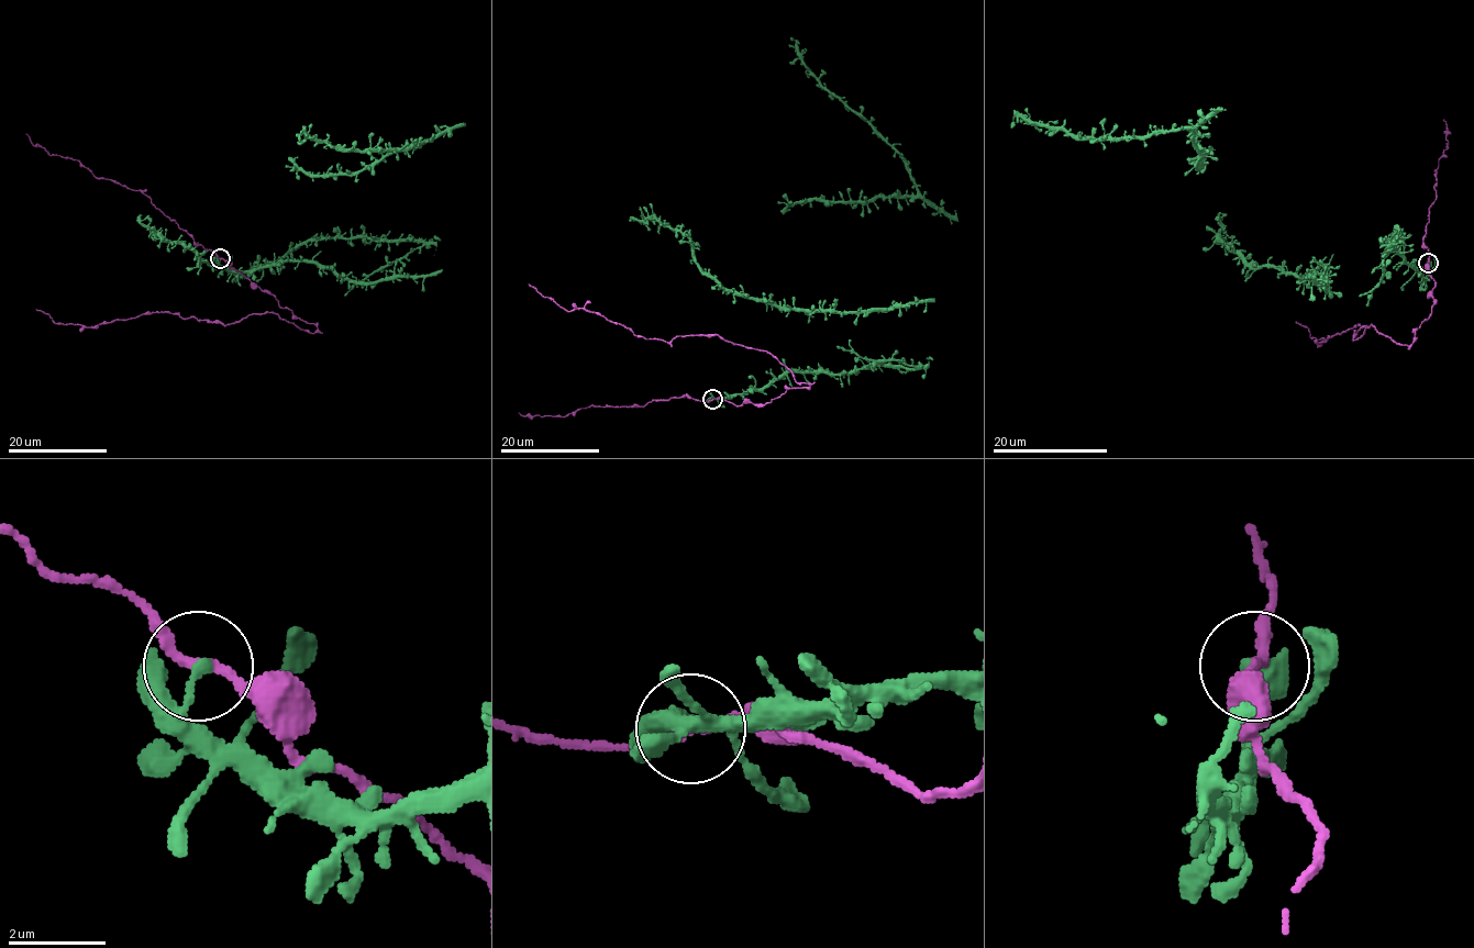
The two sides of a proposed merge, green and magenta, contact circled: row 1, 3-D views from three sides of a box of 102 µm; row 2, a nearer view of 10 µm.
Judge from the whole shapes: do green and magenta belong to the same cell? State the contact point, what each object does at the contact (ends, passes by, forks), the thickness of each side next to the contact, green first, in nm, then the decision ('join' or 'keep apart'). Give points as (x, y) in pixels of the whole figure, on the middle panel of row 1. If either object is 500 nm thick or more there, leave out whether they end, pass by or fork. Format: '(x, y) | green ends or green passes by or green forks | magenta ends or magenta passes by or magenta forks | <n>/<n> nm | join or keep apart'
(712, 399) | green ends | magenta passes by | 170/200 nm | join

